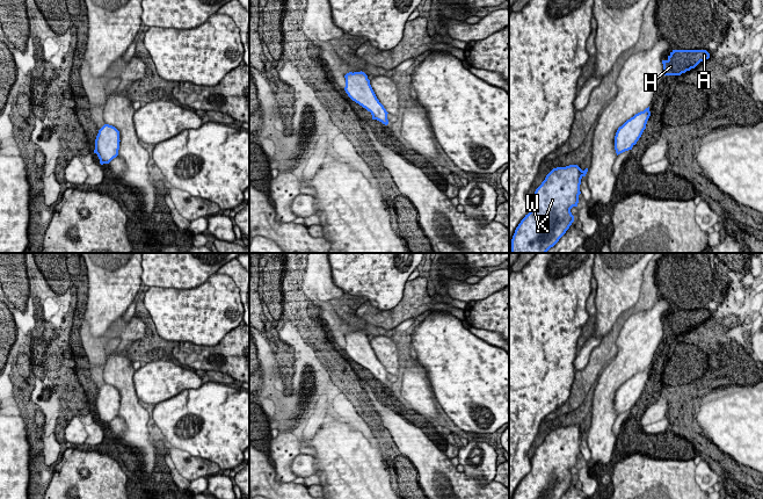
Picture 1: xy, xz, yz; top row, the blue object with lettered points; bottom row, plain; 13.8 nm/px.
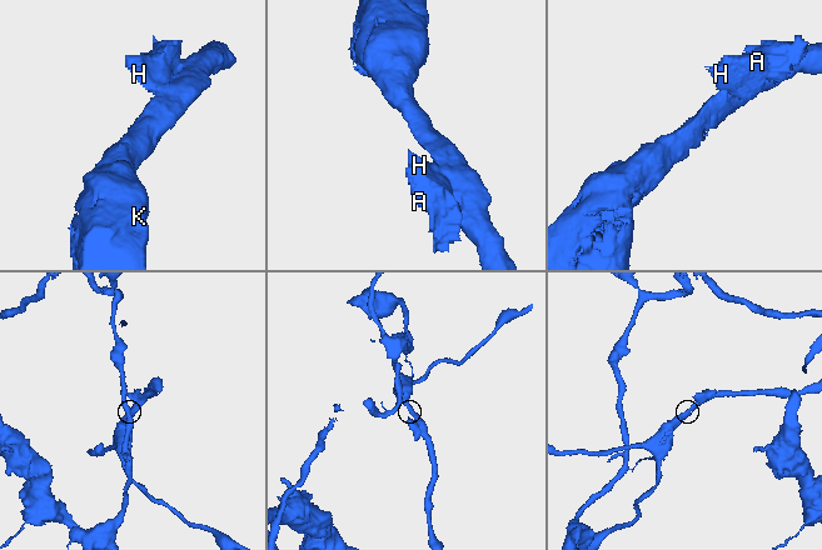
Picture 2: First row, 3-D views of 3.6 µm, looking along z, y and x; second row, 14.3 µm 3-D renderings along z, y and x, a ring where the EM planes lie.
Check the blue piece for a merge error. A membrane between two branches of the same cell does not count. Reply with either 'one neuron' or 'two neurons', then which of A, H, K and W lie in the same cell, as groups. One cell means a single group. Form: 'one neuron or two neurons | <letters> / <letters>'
one neuron | A H K W

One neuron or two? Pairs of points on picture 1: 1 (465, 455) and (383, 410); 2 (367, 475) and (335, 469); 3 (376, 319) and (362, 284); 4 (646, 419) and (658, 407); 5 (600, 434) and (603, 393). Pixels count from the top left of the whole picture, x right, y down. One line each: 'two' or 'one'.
1: two
2: one
3: two
4: one
5: one

